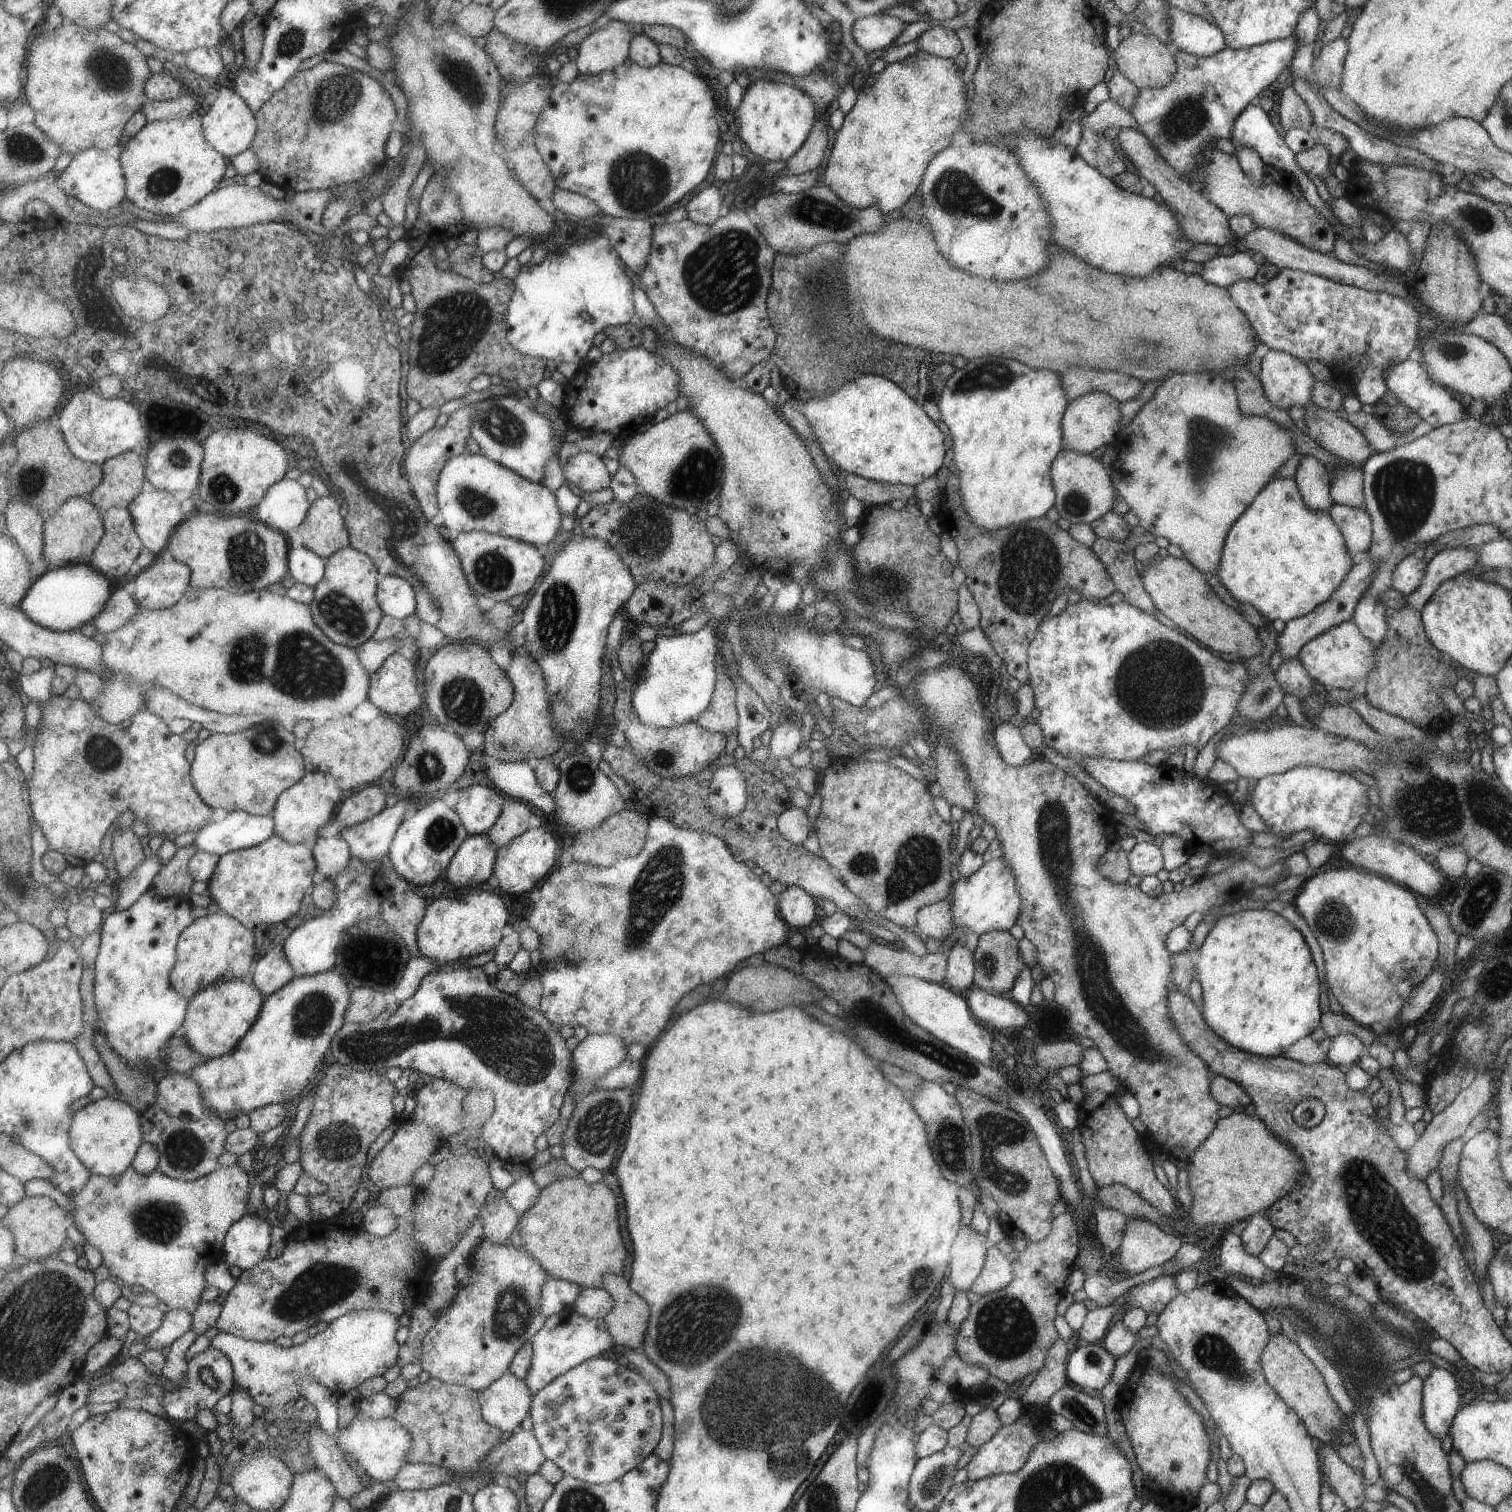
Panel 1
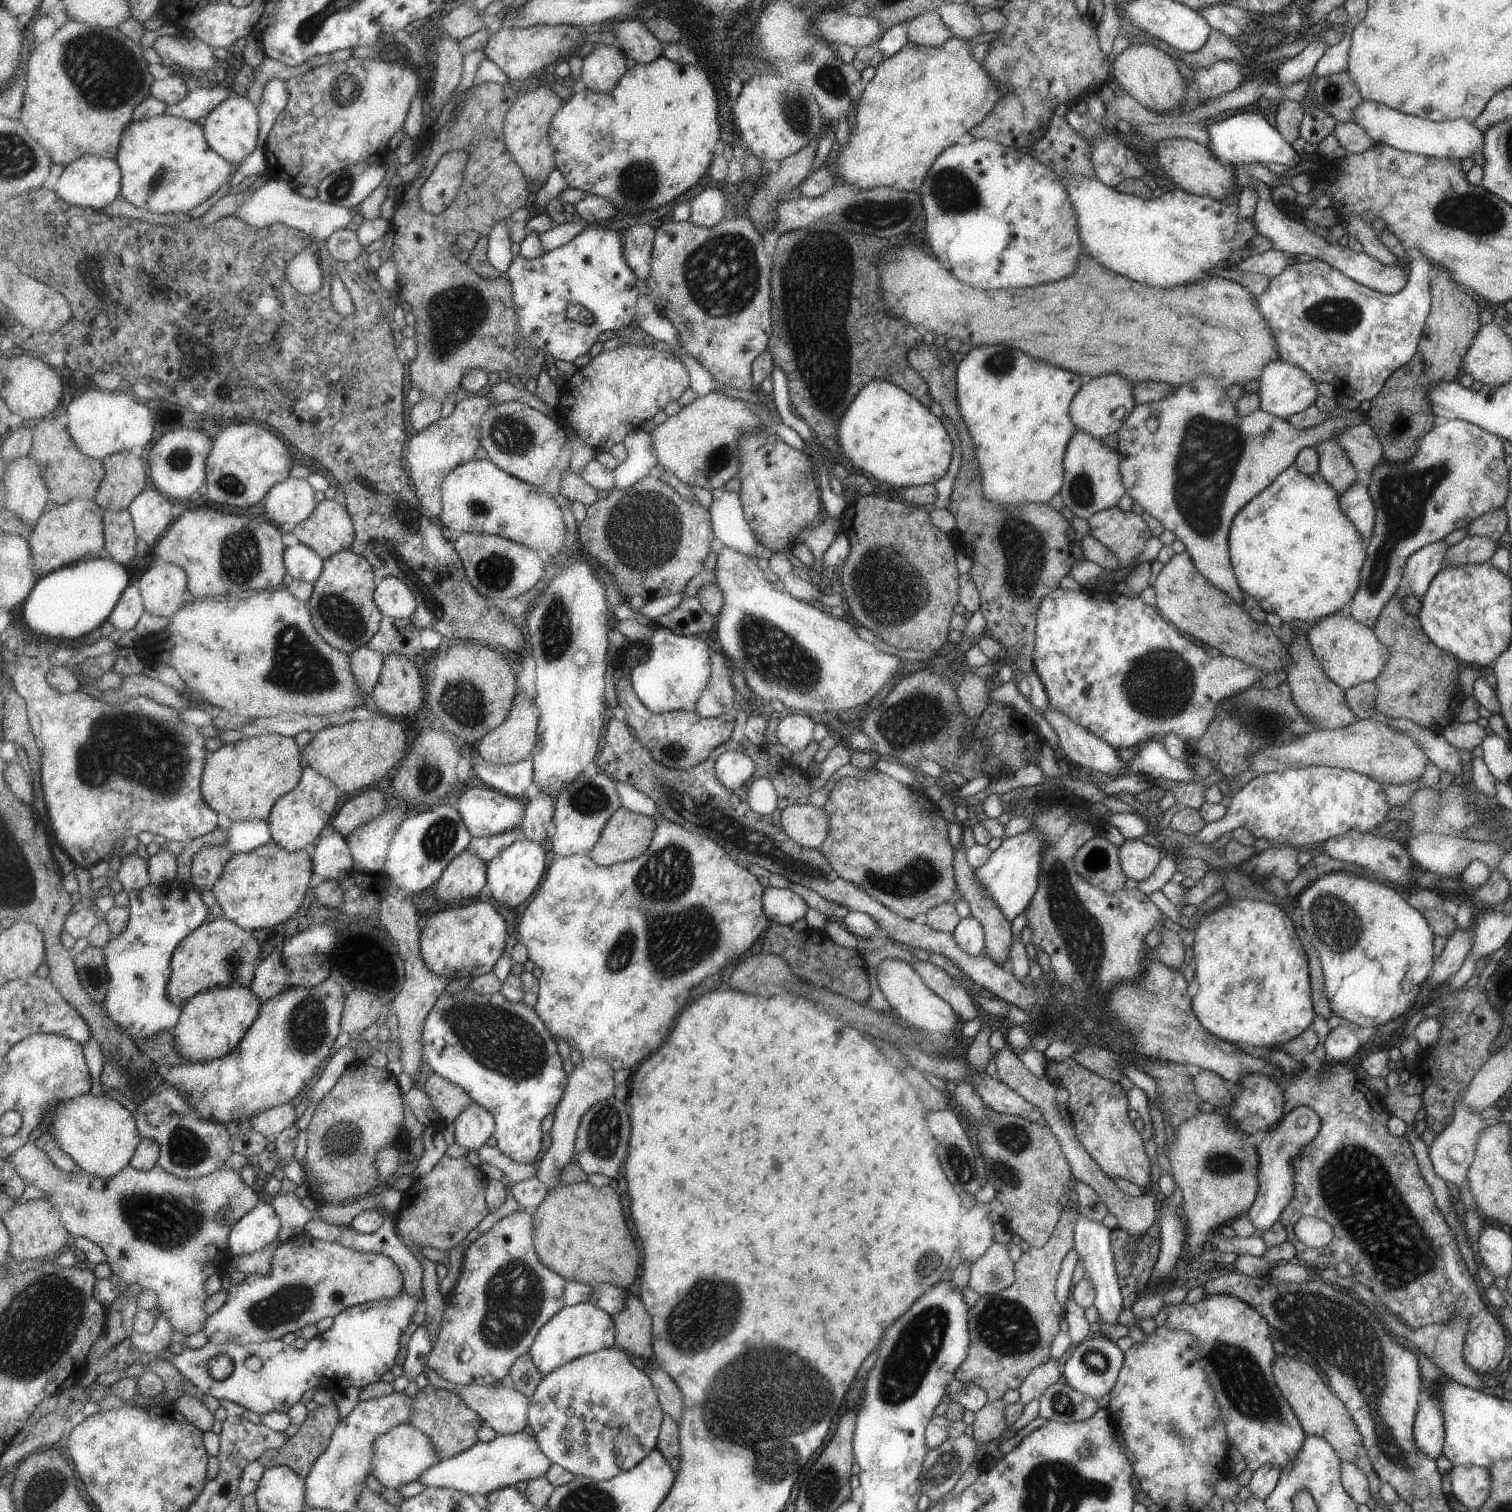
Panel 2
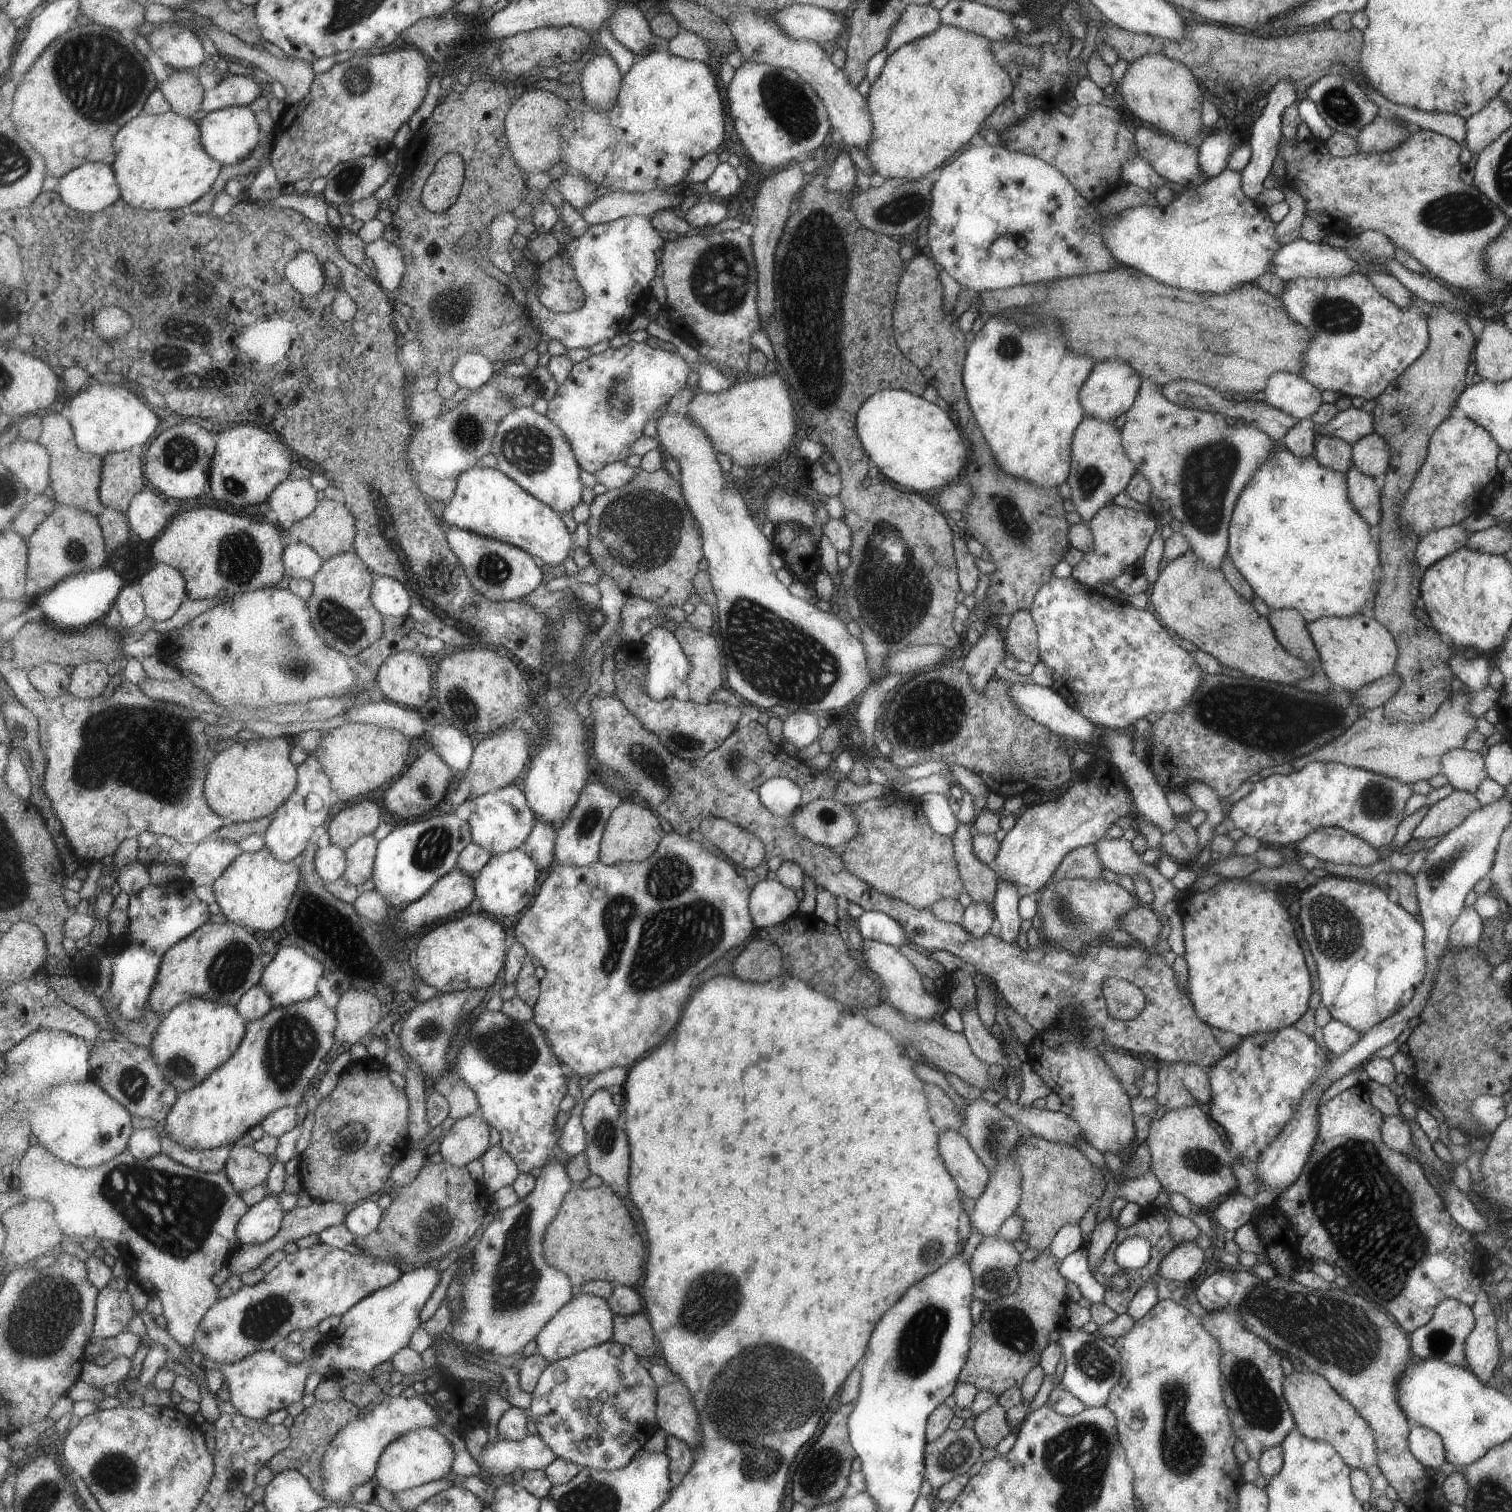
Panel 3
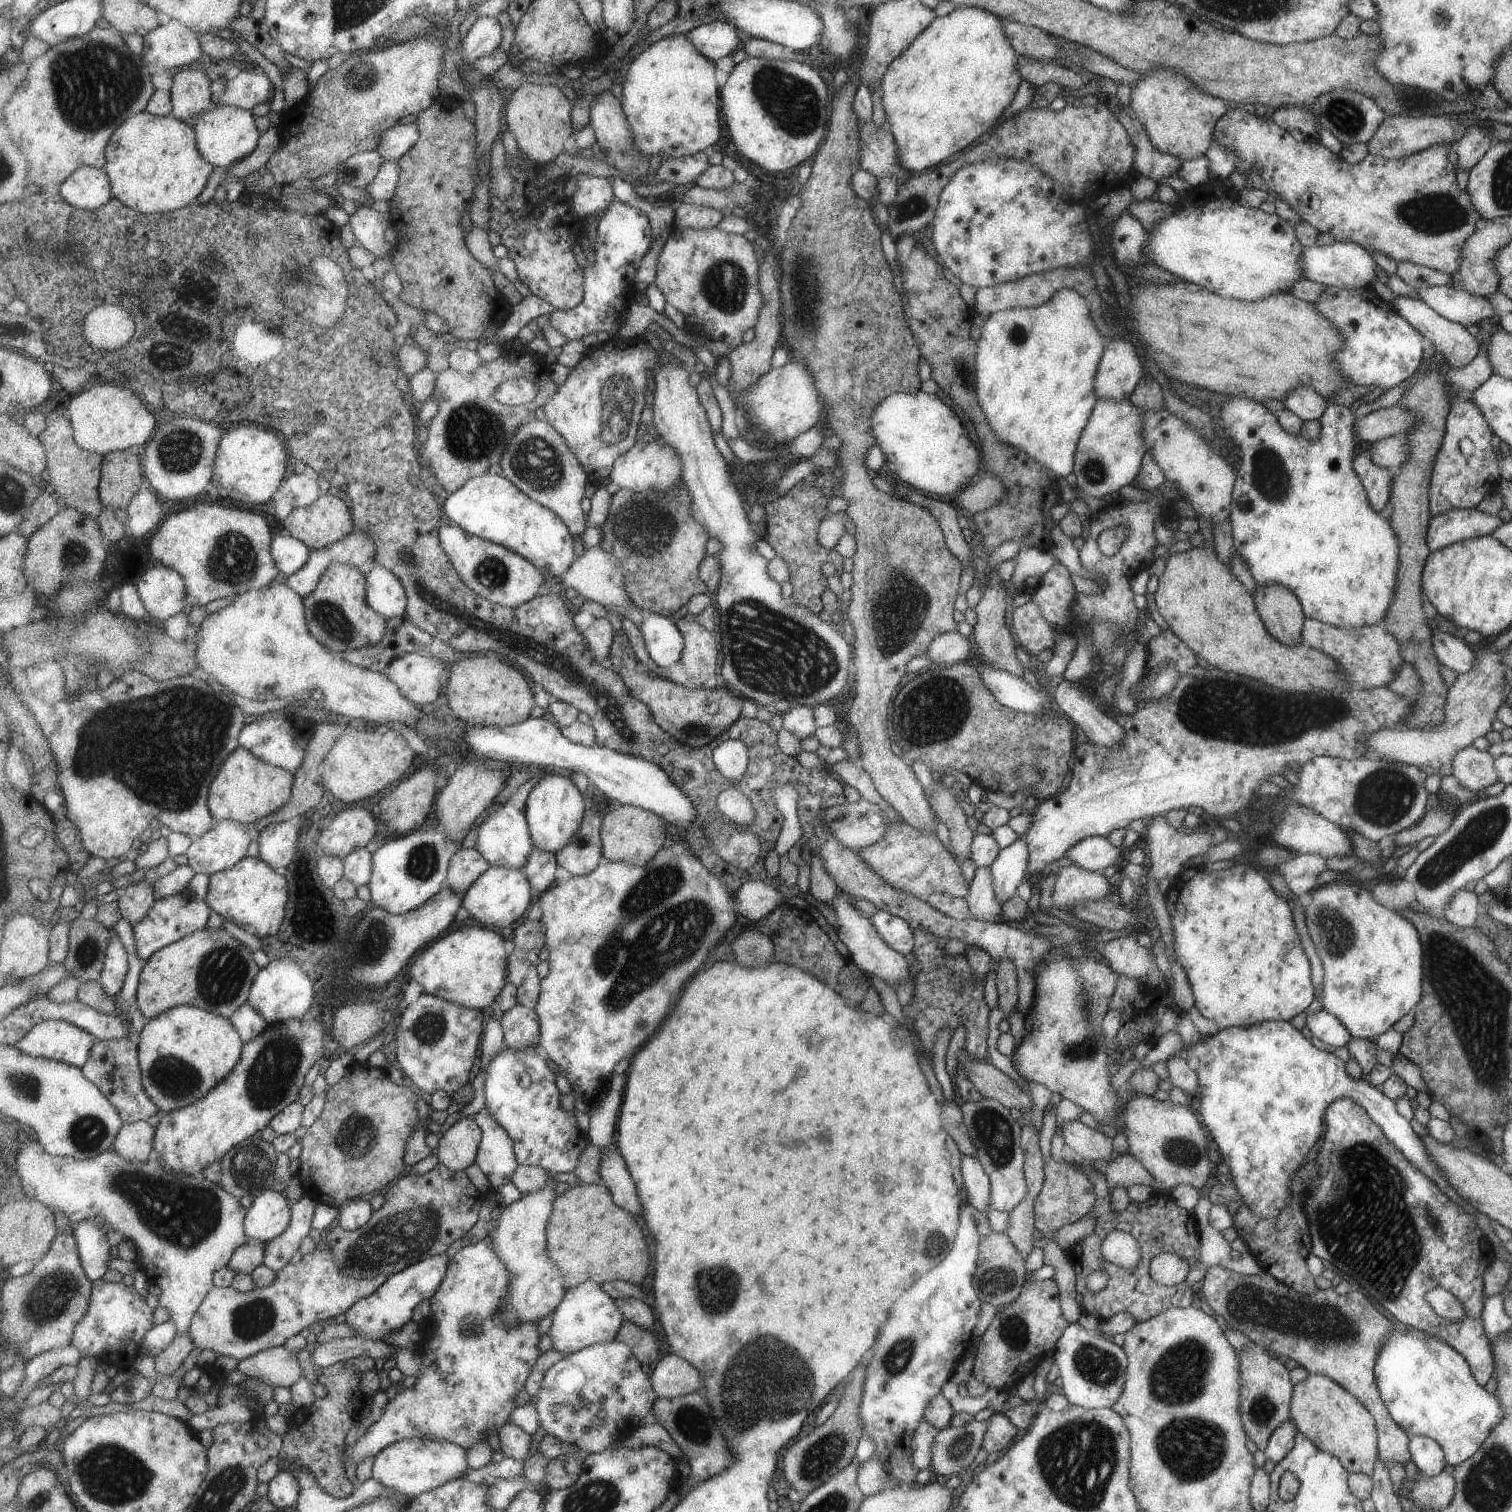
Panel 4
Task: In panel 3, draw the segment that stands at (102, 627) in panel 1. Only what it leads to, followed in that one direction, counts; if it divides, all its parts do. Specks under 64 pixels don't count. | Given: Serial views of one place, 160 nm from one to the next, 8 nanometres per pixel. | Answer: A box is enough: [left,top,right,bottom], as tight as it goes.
[116,582,147,634]

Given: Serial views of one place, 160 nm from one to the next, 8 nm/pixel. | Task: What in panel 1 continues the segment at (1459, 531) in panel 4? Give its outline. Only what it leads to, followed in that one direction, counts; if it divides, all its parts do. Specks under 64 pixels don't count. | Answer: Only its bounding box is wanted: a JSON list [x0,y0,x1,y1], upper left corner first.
[1390,553,1427,596]

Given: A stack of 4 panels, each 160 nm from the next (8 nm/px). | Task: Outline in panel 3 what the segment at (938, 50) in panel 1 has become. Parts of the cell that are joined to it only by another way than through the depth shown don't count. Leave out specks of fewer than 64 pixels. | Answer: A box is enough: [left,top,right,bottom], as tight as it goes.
[885,4,941,54]

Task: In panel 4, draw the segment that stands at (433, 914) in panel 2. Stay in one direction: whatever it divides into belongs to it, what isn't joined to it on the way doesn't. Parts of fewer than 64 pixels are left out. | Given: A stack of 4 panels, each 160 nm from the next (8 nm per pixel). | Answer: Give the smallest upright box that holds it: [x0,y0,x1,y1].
[411,926,509,1011]

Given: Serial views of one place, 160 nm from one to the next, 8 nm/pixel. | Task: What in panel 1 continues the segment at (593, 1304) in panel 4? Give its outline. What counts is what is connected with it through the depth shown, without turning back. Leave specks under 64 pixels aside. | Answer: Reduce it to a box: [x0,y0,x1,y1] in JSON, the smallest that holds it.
[525,1307,615,1396]

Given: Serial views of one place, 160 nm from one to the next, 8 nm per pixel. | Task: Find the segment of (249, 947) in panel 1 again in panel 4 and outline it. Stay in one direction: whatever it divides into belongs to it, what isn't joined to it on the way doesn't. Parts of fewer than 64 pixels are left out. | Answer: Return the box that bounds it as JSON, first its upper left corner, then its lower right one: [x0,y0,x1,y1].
[136,926,262,1020]

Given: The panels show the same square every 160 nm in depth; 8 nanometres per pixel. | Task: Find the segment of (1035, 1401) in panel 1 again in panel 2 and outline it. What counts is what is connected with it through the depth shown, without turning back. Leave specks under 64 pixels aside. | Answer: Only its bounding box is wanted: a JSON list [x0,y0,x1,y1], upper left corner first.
[1018,1360,1061,1405]

